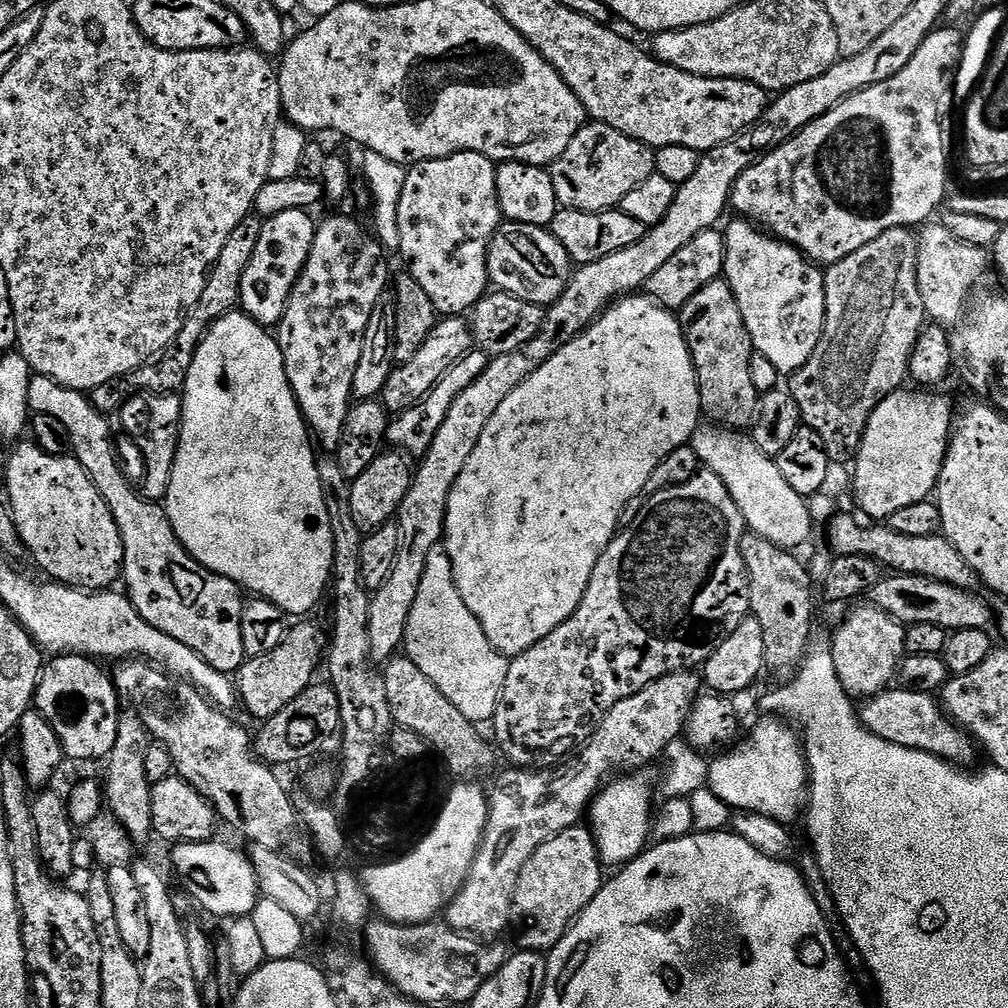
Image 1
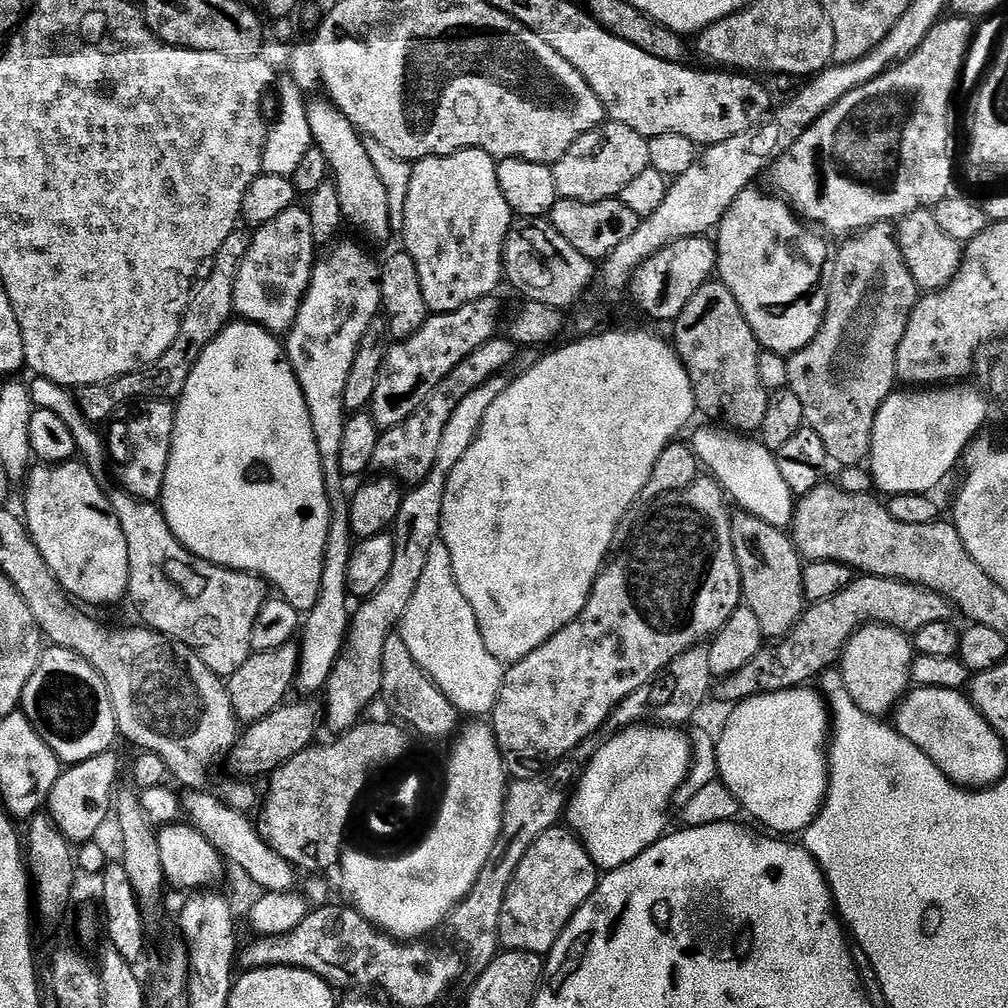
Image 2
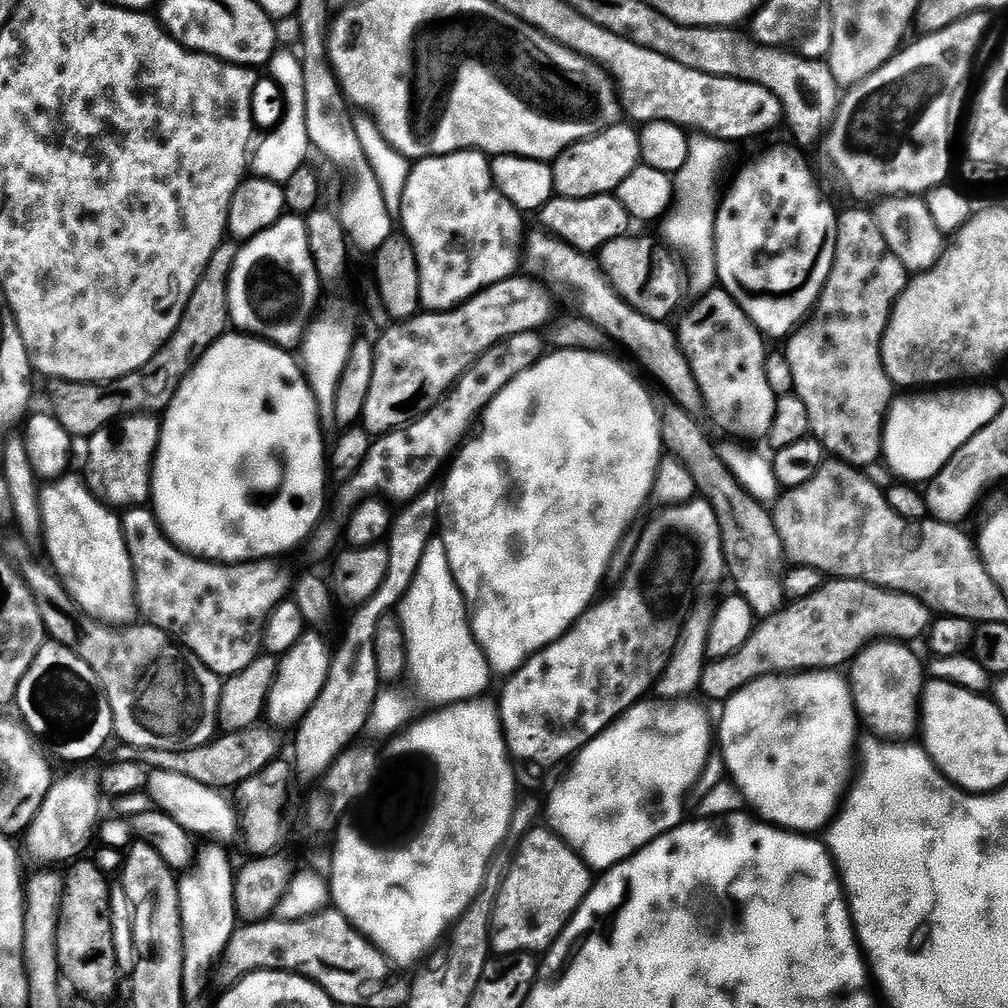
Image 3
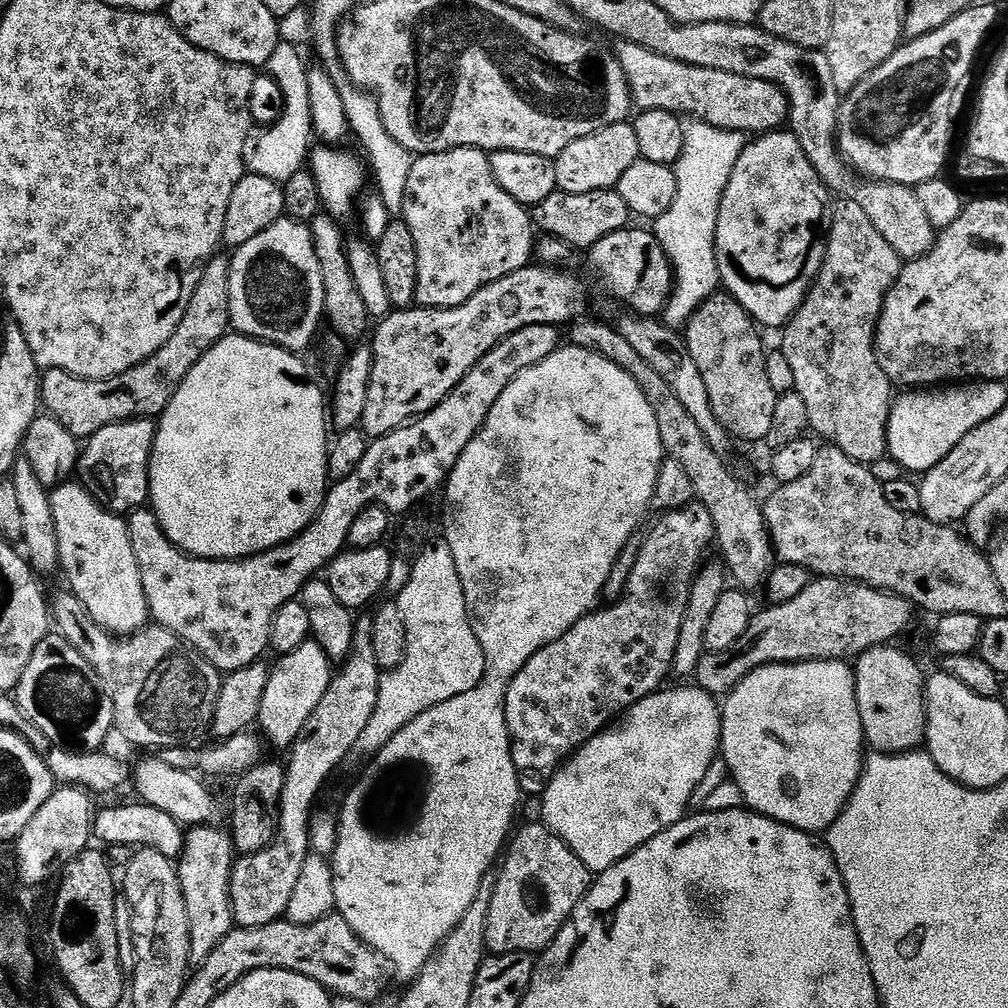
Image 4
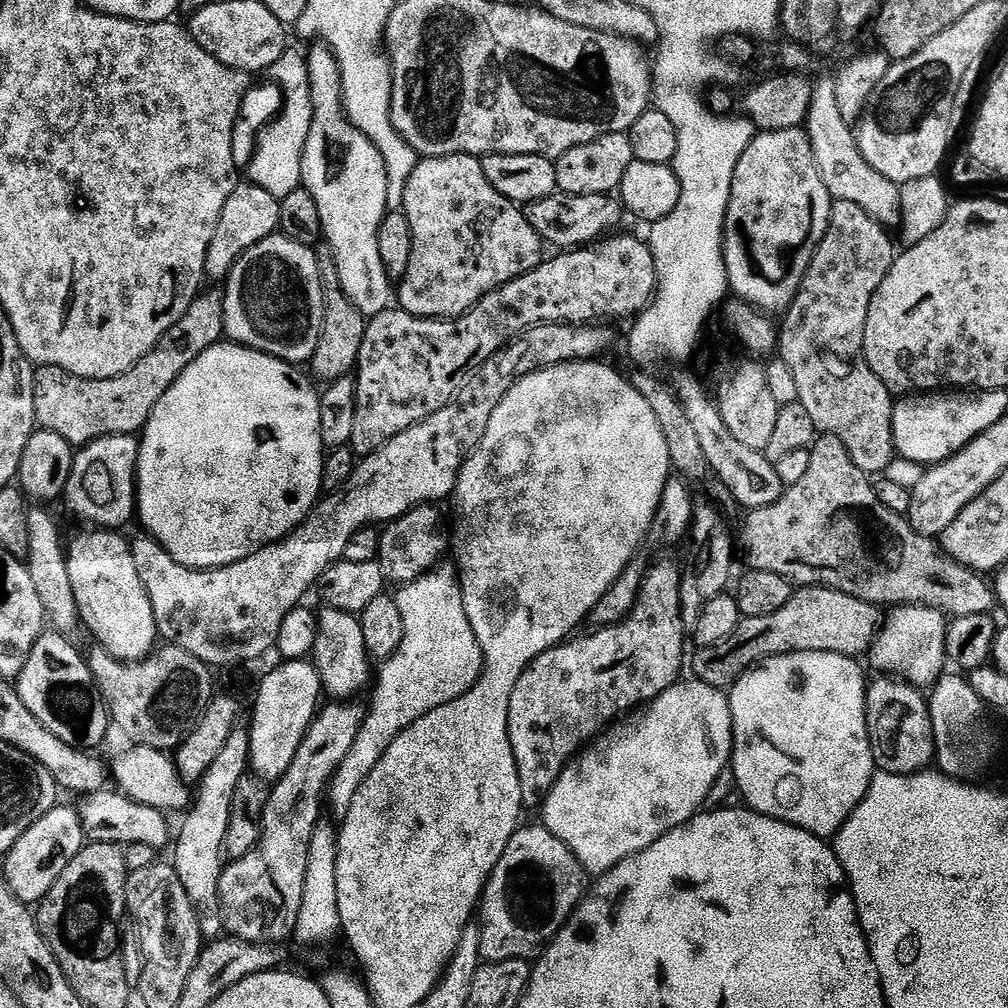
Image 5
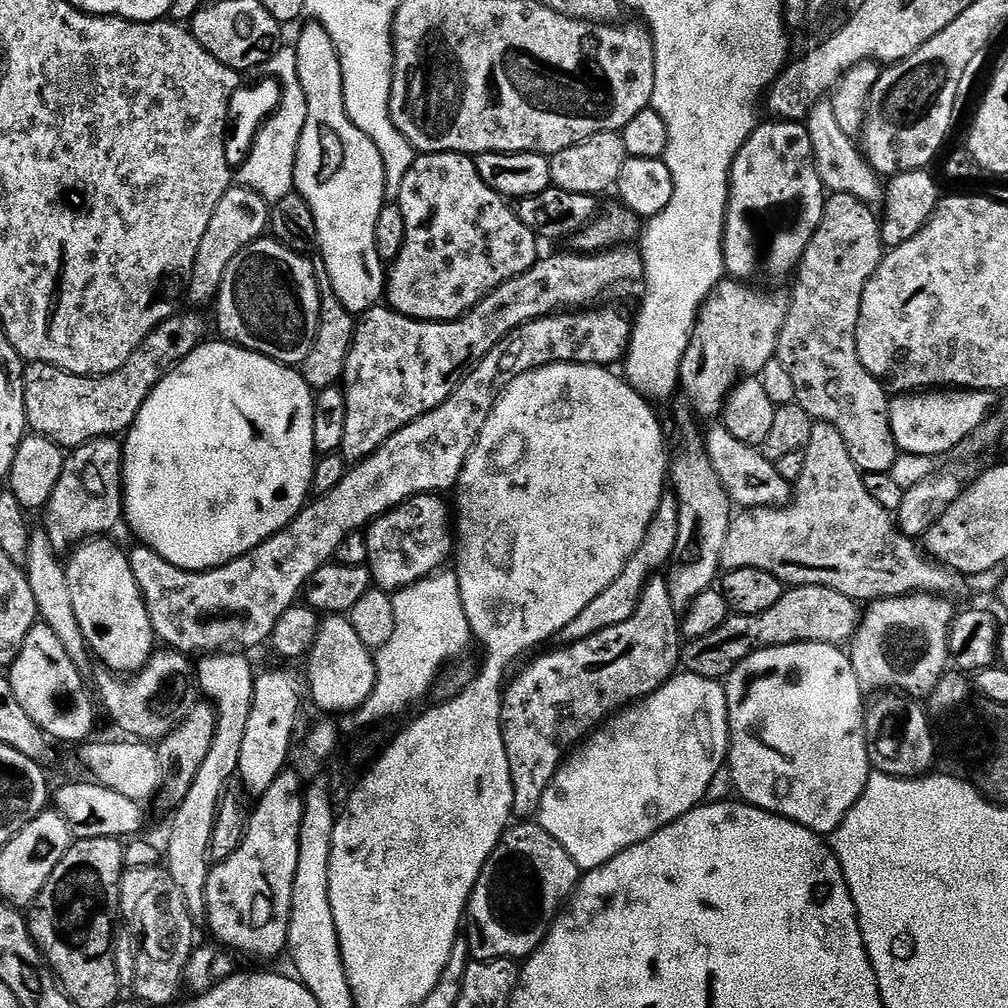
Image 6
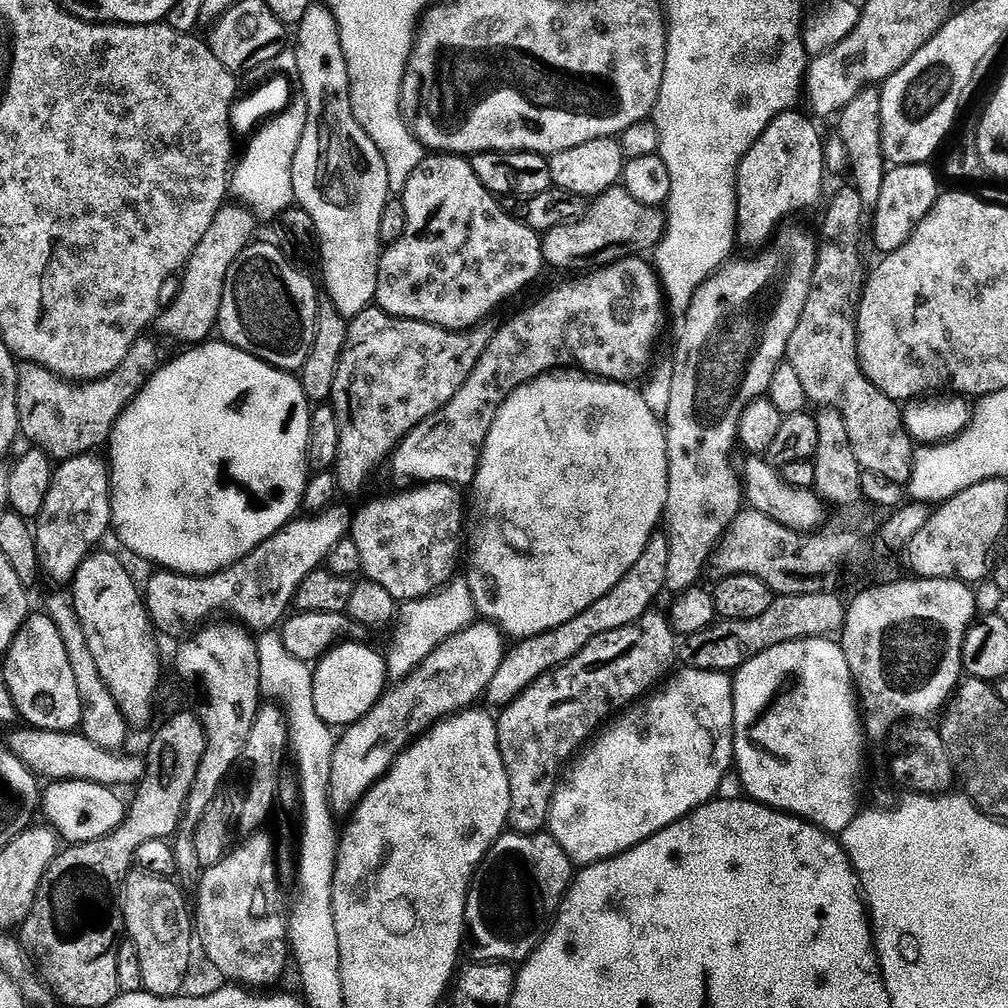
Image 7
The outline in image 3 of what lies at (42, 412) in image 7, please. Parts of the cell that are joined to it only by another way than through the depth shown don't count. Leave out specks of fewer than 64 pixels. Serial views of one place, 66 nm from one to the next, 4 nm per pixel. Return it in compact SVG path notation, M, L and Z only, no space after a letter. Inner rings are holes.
M225 242L214 250L214 258L206 266L186 310L182 314L182 322L174 330L174 334L154 354L147 369L143 372L126 374L120 380L109 380L106 384L83 384L73 380L61 380L52 392L54 415L58 422L74 438L87 438L95 432L105 431L111 420L119 421L121 417L138 412L163 413L170 406L174 394L182 386L182 382L190 374L190 370L223 336L229 335L230 302L228 301L228 283L234 270L234 262L238 258L241 245L236 242Z

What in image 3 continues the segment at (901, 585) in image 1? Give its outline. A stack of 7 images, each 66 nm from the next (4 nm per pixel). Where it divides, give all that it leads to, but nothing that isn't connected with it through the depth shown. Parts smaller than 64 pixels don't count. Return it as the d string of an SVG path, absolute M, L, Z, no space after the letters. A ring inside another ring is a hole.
M831 579L823 588L801 600L793 599L780 612L764 618L752 629L751 637L733 656L713 659L704 665L701 693L705 692L712 700L727 702L731 696L738 694L755 680L764 676L788 676L804 672L827 672L840 670L851 665L856 655L867 644L875 644L878 640L895 640L897 642L913 642L925 635L932 626L934 613L918 598L910 594L895 592L889 588L879 588L870 582L861 580Z

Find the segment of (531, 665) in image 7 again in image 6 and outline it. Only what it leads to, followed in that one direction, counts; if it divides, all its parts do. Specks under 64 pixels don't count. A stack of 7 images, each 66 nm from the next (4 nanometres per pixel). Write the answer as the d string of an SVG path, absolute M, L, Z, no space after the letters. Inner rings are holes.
M665 495L664 501L658 506L658 510L646 530L644 540L638 546L635 554L626 562L622 574L618 574L618 578L614 578L614 582L610 582L610 586L606 586L606 590L602 590L602 594L598 594L598 598L594 598L594 602L590 602L590 606L586 606L586 610L582 610L582 614L578 614L578 618L574 618L574 622L570 622L570 626L566 626L560 631L558 640L561 645L575 644L578 640L590 638L594 634L598 634L610 626L618 626L632 617L634 610L640 604L641 596L644 595L644 588L648 581L657 575L663 564L664 568L671 561L675 552L680 508L672 508L674 501L676 501L675 495Z

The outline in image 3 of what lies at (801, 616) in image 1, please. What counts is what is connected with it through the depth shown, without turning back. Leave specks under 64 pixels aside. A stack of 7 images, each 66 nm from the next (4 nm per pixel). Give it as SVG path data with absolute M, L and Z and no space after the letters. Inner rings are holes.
M674 408L663 417L661 432L667 451L683 461L694 475L697 491L711 502L718 514L724 544L724 563L727 575L736 583L735 591L752 607L757 618L776 615L786 604L786 557L782 538L776 529L769 509L754 500L737 483L722 461L718 459L713 443L706 442L695 417L685 410Z

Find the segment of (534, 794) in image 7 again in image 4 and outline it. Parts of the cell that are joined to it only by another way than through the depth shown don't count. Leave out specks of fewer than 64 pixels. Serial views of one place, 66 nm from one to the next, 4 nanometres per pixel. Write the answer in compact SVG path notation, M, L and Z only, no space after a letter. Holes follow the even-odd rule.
M685 506L663 515L636 556L624 597L613 608L589 612L562 638L538 650L512 679L504 713L517 769L548 773L559 769L577 748L639 700L661 691L663 680L673 671L688 599L705 565L714 529L703 506Z

